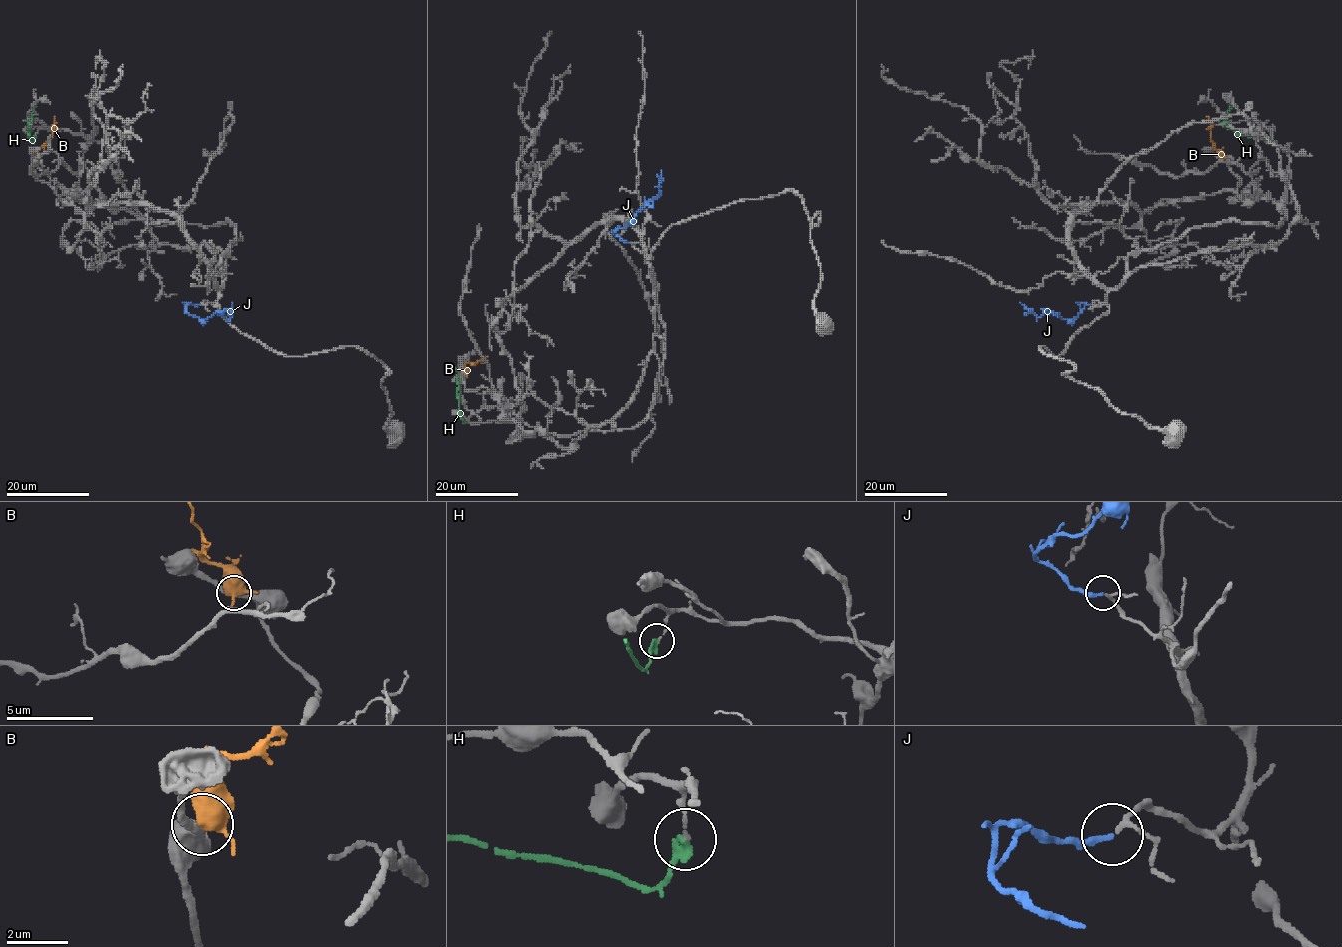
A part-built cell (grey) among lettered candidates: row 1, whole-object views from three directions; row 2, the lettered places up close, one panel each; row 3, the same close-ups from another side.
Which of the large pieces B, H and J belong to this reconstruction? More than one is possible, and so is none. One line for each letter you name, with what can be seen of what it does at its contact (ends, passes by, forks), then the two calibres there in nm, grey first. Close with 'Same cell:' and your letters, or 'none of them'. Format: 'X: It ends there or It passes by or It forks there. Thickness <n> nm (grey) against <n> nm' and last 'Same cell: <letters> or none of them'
J: It ends there. Thickness 130 nm (grey) against 200 nm
Same cell: J

